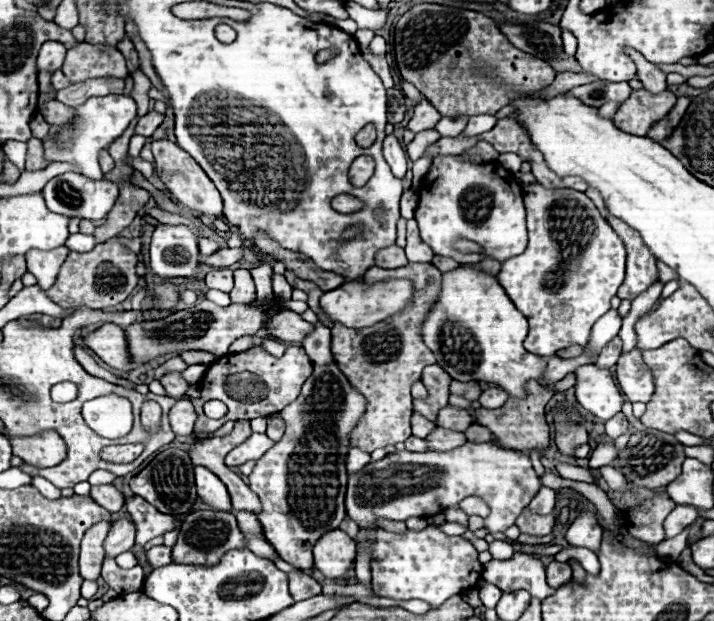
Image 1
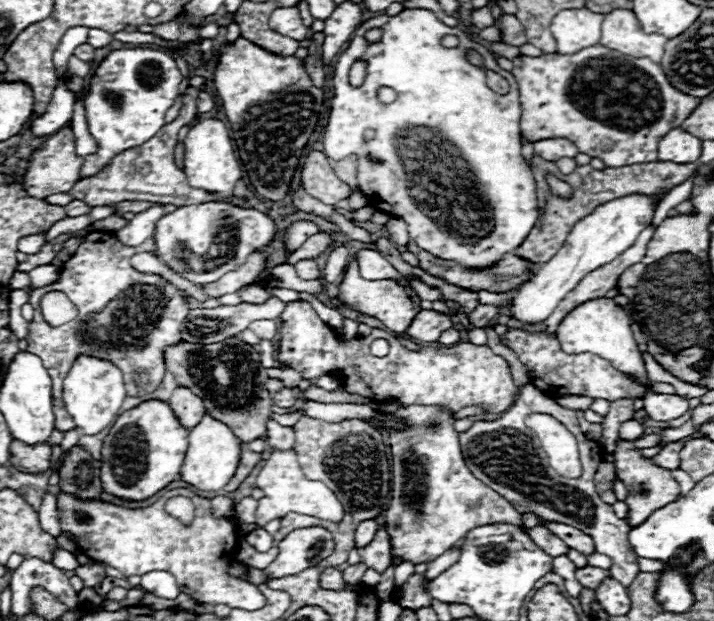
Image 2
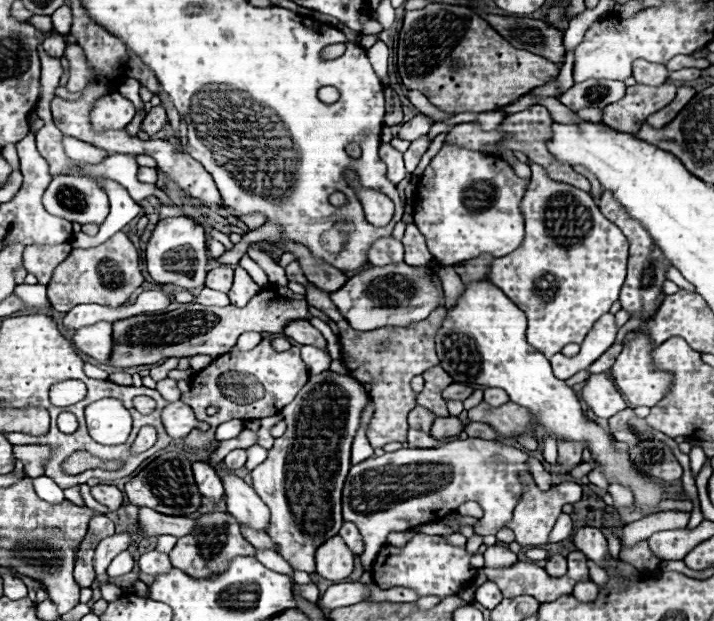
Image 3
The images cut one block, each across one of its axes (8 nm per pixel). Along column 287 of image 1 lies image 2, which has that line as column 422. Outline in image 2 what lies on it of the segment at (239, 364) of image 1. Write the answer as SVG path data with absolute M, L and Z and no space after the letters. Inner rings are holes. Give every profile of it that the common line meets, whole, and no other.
M288 302L286 310L280 314L280 342L276 356L288 368L294 368L302 378L316 384L316 378L330 374L338 376L346 392L372 398L374 402L396 400L400 404L418 406L440 406L458 412L466 406L482 406L488 414L500 414L514 404L518 386L512 380L508 362L494 354L488 346L476 346L470 342L460 342L452 348L432 348L426 346L420 352L404 348L392 332L374 328L370 336L354 336L344 342L338 334L318 318L308 302ZM376 338L384 338L390 344L390 354L376 358L370 354L370 344Z

